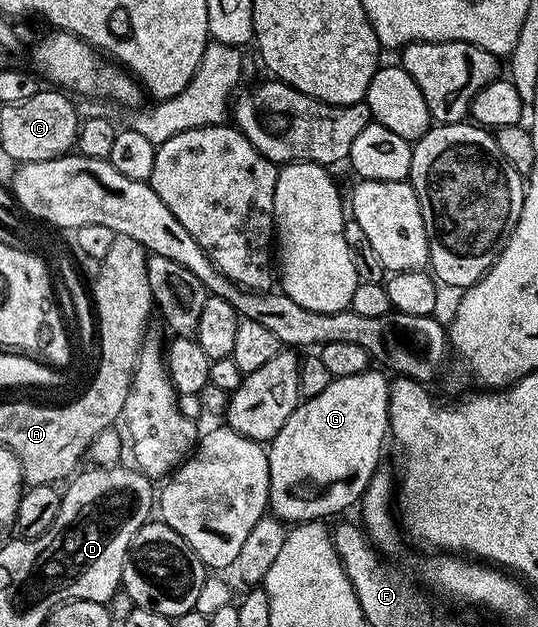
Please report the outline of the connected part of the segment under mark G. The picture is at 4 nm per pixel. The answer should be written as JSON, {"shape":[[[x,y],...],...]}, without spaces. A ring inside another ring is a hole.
{"shape":[[[369,369],[354,373],[354,377],[333,379],[318,397],[297,405],[266,447],[271,514],[285,524],[295,525],[327,520],[327,515],[336,515],[352,503],[361,502],[364,490],[381,466],[384,438],[390,435],[389,382],[383,370]]]}

